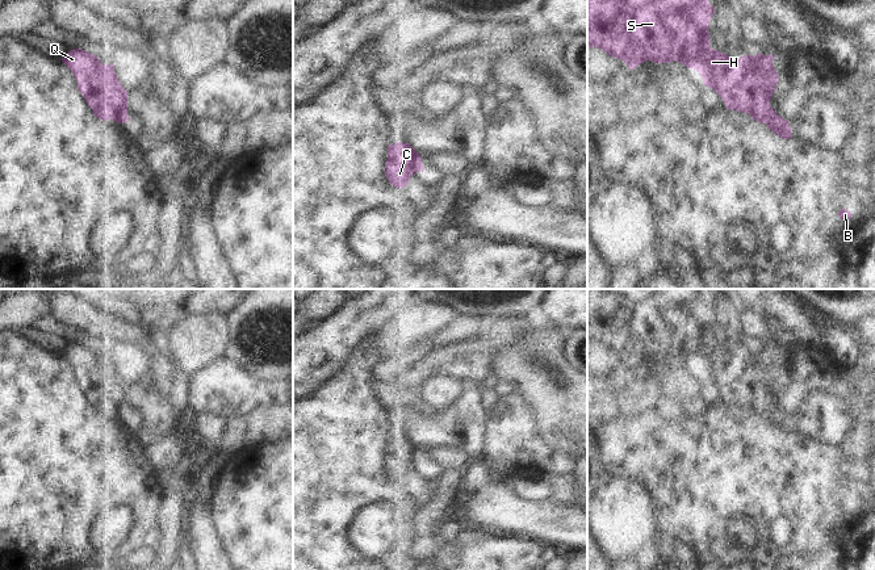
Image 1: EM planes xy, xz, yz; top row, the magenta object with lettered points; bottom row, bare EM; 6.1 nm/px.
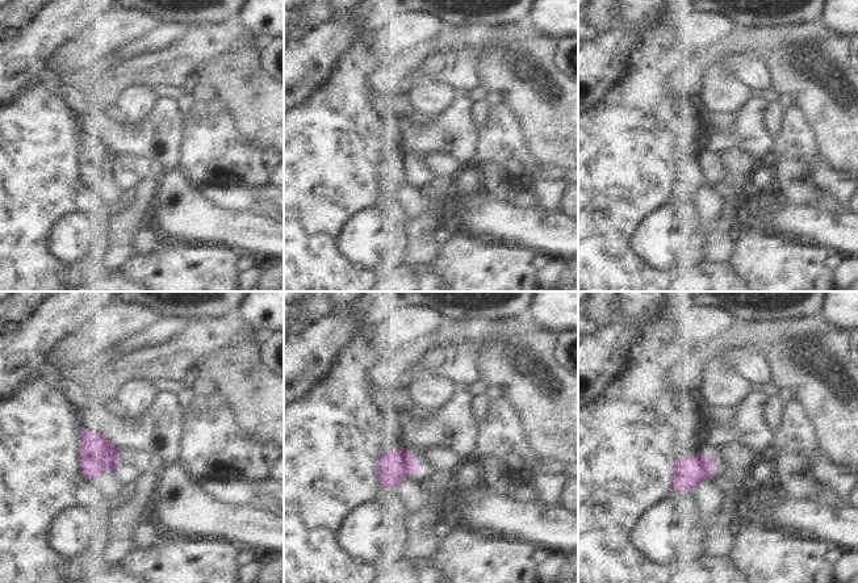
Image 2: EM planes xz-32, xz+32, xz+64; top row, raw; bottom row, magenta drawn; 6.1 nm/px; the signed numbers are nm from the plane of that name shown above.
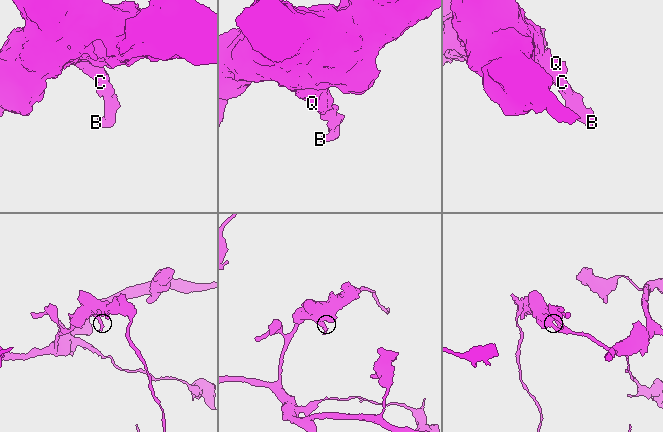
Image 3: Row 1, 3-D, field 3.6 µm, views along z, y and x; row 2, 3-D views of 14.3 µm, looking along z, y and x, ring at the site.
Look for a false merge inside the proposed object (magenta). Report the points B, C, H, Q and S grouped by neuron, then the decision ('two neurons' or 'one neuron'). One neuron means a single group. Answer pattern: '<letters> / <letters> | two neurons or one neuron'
B C H Q S | one neuron

